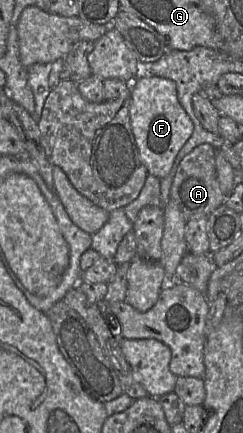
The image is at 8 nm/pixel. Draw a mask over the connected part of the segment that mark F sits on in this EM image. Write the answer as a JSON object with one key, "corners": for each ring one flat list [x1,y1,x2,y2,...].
{"corners":[[143,76,131,83,131,128,139,158,148,174,164,178,173,167,175,158,190,138,194,124,177,98,175,81,159,76]]}

